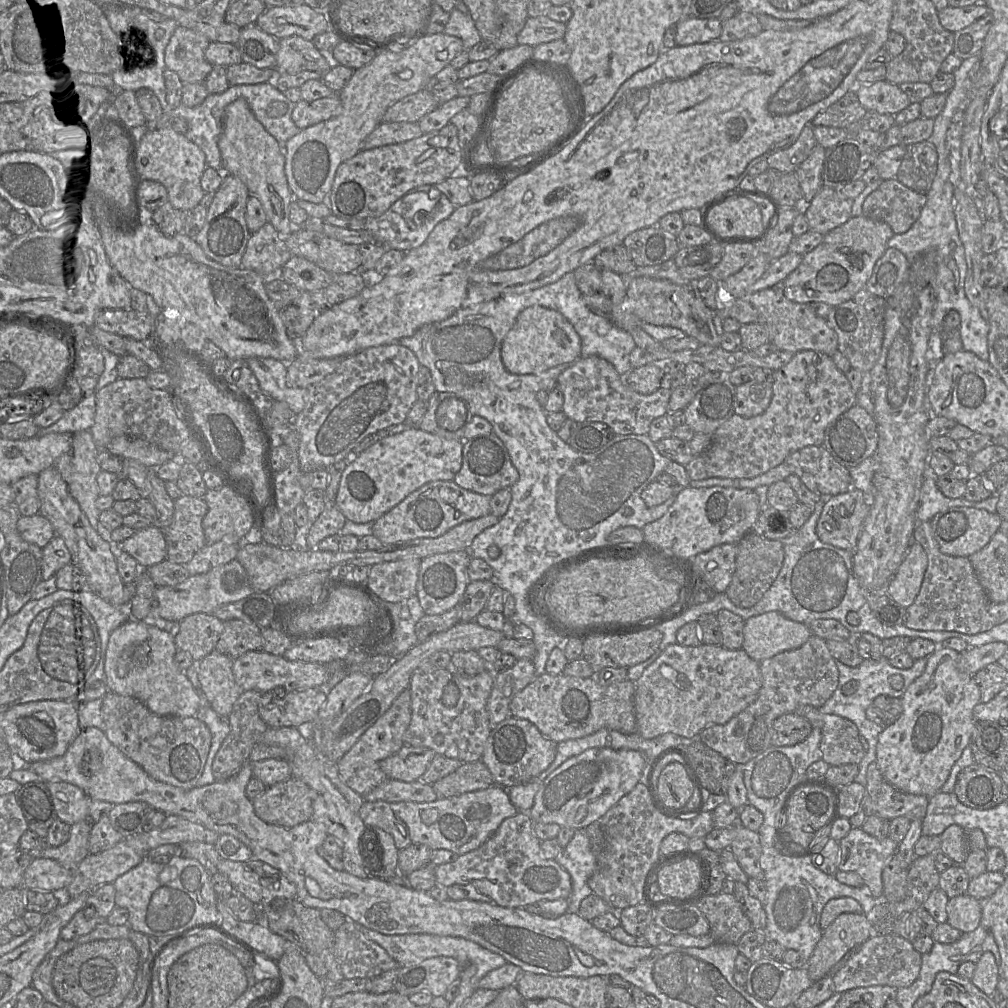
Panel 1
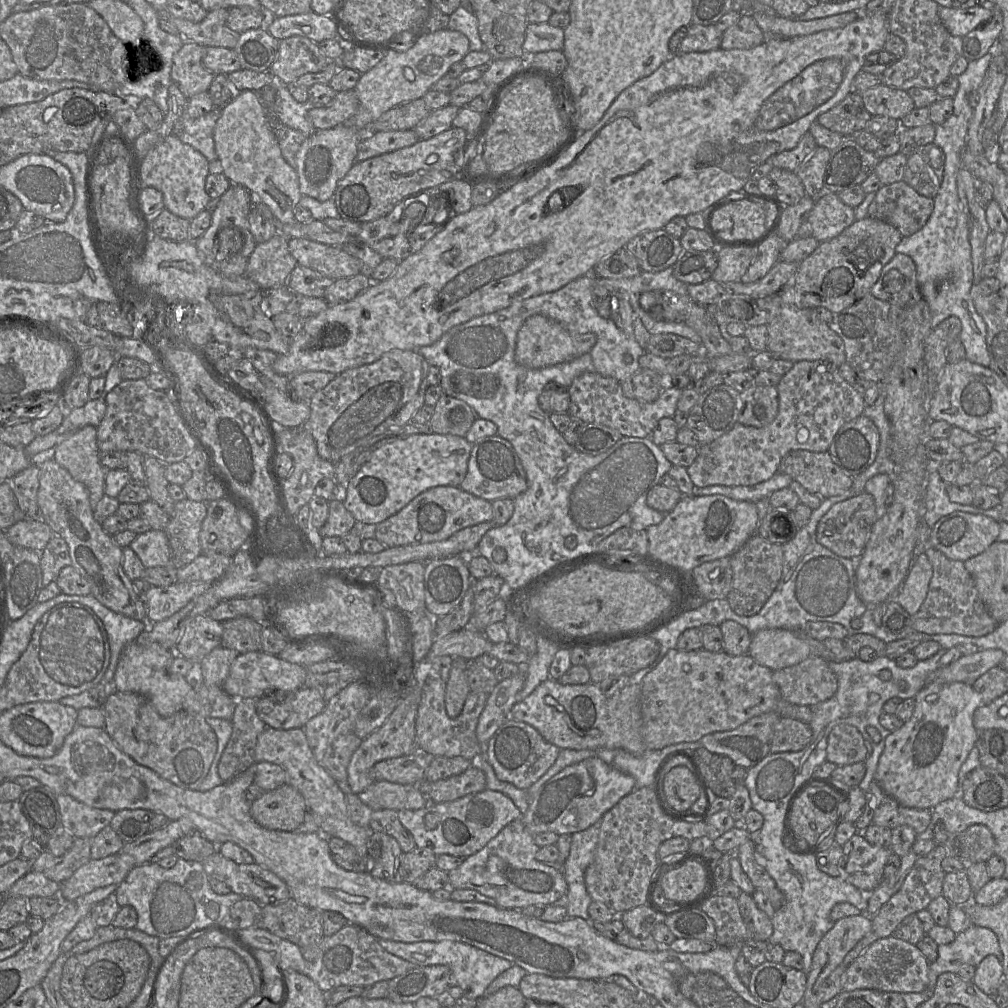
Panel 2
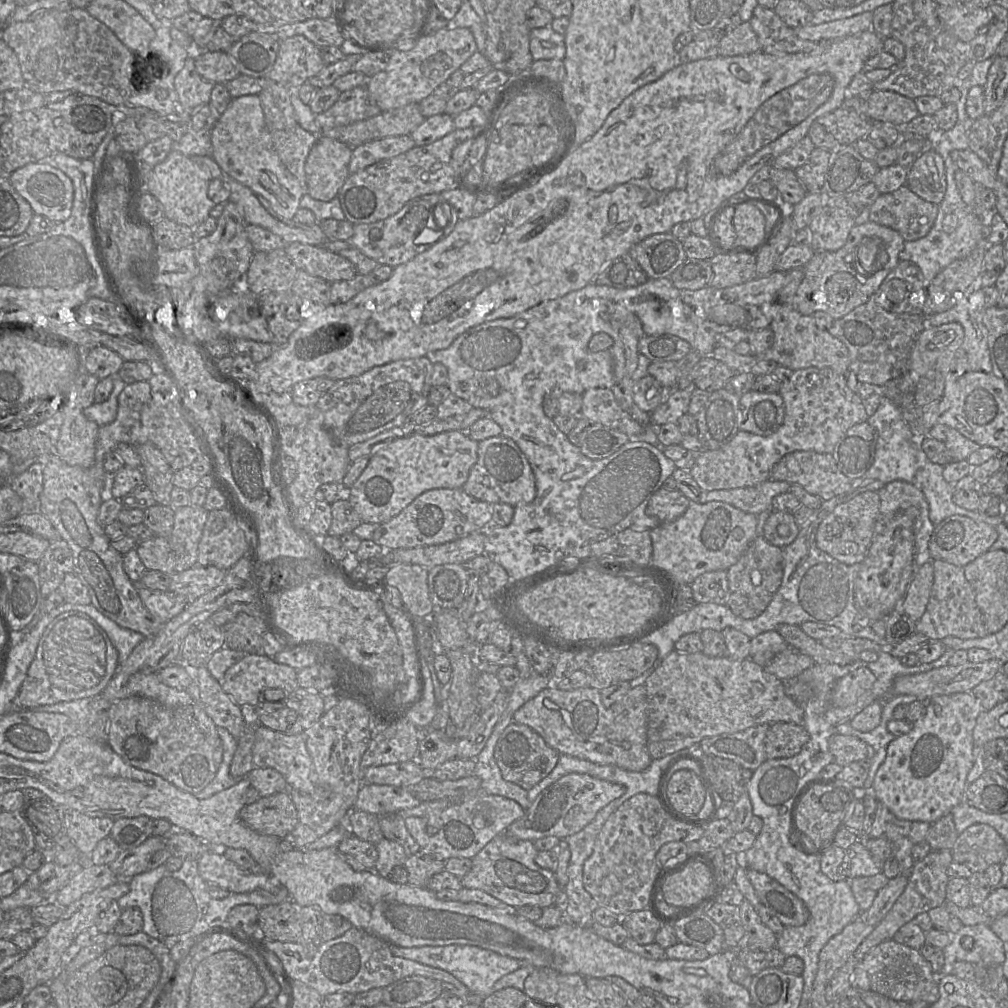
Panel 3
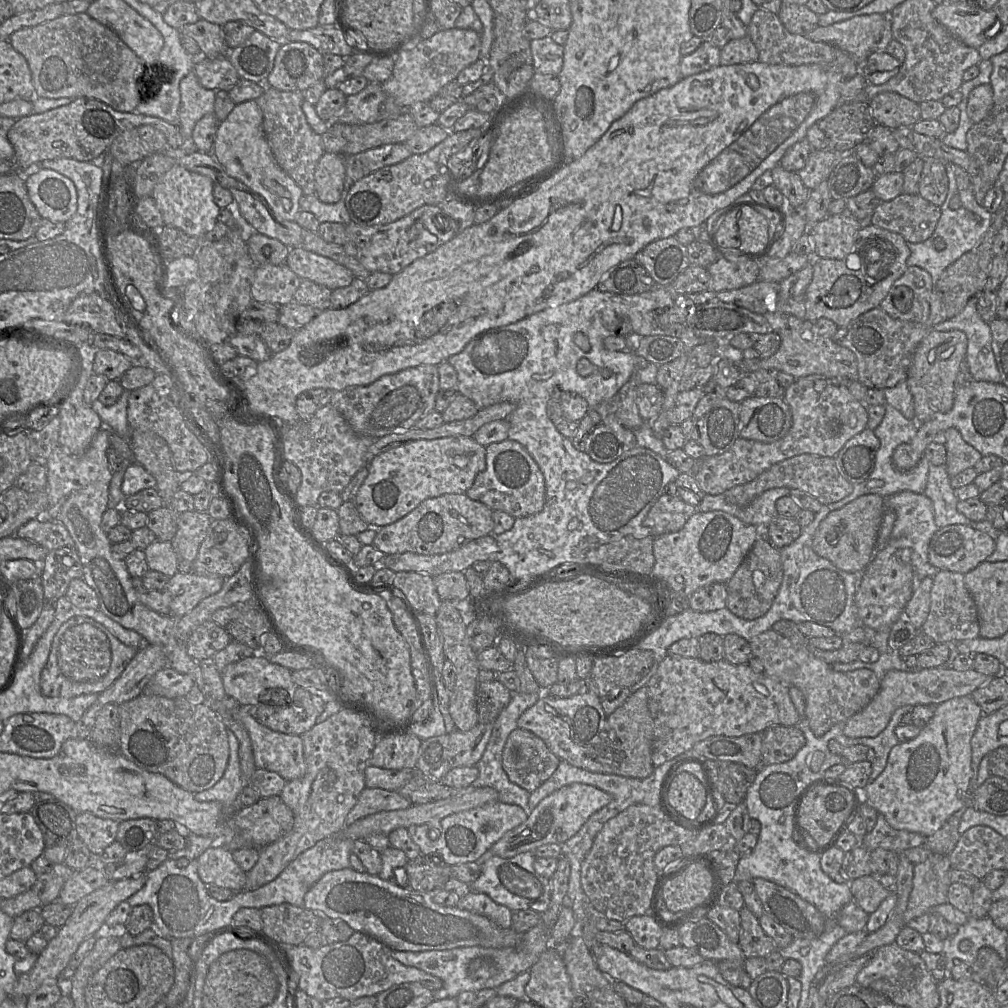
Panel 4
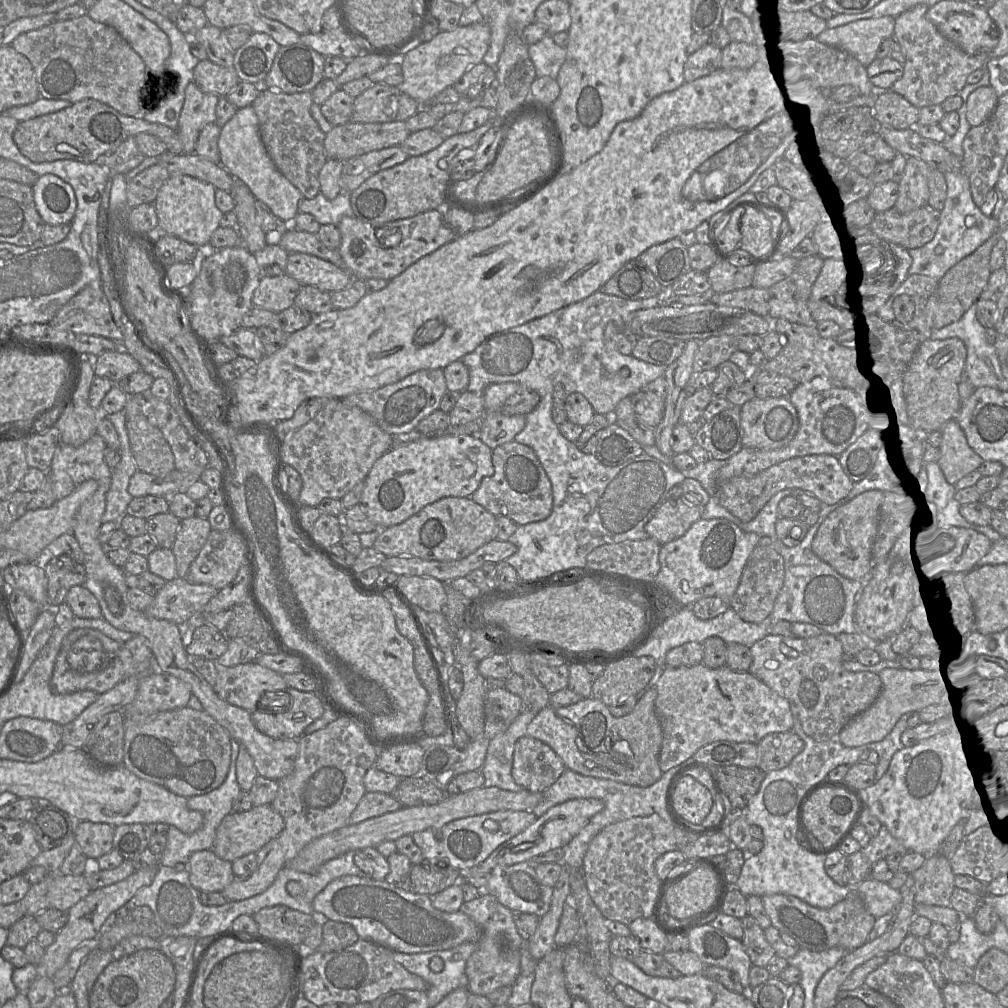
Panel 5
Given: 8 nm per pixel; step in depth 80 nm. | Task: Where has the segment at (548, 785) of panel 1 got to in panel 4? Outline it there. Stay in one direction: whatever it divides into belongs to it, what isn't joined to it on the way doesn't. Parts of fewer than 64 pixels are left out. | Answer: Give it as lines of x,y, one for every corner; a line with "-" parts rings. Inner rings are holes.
573,783
564,786
543,798
530,811
526,821
507,831
486,852
486,856
496,855
502,858
511,858
524,852
532,852
545,844
563,844
573,837
595,812
611,801
611,794
588,784

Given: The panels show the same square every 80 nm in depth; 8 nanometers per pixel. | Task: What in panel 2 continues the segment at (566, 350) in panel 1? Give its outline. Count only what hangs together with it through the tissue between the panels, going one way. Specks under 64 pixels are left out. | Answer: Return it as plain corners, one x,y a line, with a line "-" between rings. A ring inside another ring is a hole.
543,315
527,318
517,334
515,361
524,367
541,369
557,365
587,354
597,341
593,333
570,334
560,323

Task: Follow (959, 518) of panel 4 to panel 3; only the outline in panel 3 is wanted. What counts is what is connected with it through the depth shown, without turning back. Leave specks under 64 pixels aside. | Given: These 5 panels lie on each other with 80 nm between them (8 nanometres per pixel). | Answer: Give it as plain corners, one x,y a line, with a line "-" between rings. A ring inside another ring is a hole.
926,462
917,470
915,484
924,494
929,504
930,521
937,525
953,515
967,516
975,521
983,521
996,527
1002,516
988,516
979,510
972,511
958,506
953,501
954,485
947,483
943,477
943,466

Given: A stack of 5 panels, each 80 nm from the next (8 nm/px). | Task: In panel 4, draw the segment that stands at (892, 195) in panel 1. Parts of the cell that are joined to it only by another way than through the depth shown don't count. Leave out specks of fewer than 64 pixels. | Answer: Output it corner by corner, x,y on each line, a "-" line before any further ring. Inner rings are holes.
902,193
875,208
871,224
900,234
907,243
921,243
933,234
941,216
940,207
919,194

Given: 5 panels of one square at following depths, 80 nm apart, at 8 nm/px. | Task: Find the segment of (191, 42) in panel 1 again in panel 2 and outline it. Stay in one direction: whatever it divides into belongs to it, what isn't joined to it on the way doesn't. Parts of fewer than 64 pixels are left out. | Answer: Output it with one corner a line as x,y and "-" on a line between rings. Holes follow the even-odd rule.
184,41
173,57
171,79
187,99
208,92
215,76
202,64
205,48
197,43

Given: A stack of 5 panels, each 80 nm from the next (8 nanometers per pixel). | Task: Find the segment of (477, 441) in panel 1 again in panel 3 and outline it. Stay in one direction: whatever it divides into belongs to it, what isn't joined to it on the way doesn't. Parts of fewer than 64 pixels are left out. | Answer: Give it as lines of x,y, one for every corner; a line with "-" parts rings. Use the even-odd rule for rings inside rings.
494,436
478,443
477,461
462,490
489,504
506,503
513,507
531,503
536,497
535,476
518,445
504,436

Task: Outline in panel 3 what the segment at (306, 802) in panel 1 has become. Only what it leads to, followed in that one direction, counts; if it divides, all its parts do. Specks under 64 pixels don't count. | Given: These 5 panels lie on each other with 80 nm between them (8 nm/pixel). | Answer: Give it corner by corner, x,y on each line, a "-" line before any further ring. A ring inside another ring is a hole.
287,789
245,805
240,819
258,833
283,839
297,825
298,814

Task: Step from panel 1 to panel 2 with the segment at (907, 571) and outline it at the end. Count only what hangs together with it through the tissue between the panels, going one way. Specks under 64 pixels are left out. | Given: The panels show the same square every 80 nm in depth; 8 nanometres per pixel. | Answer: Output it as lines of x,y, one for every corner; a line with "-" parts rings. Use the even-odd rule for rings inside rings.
925,553
920,554
897,593
888,601
899,603
909,615
923,604
933,575
932,565

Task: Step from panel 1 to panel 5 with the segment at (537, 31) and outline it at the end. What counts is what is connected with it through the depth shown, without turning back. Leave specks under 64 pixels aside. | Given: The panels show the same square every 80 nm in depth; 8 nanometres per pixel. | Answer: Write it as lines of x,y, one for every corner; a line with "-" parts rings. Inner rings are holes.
552,35
529,46
529,56
535,66
536,76
557,79
567,56
567,48
555,43

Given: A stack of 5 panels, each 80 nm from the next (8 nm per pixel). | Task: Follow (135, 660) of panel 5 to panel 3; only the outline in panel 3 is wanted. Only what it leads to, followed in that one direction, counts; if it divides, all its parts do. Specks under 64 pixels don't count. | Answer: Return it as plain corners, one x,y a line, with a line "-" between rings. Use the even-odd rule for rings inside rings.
62,613
44,631
14,708
31,709
102,694
118,669
118,651
106,631
87,614

